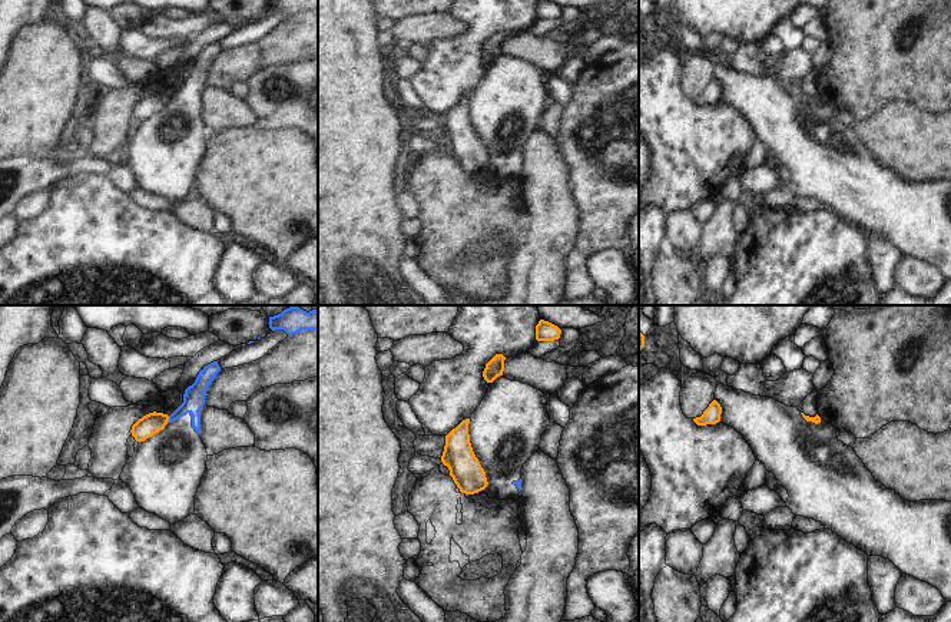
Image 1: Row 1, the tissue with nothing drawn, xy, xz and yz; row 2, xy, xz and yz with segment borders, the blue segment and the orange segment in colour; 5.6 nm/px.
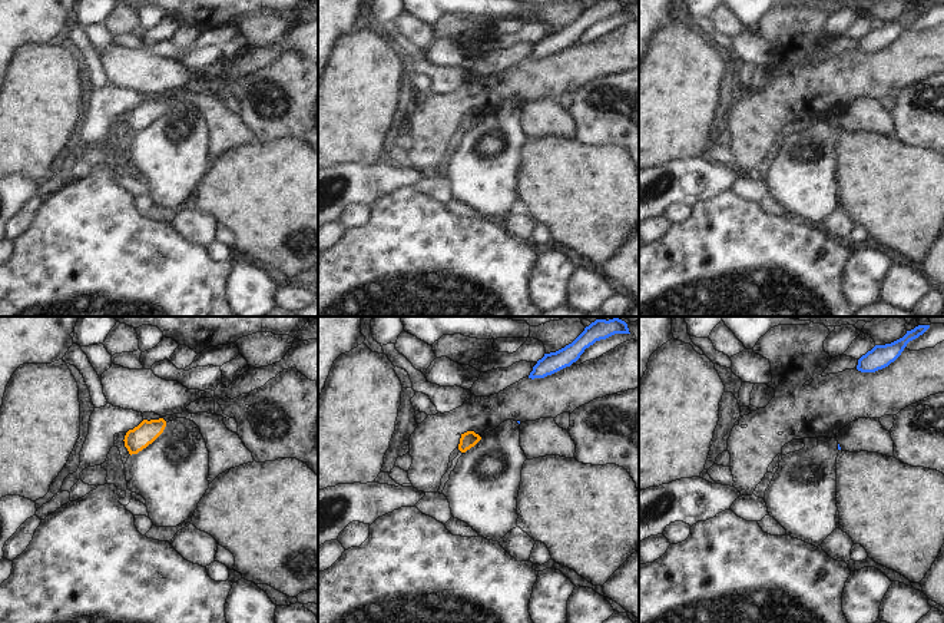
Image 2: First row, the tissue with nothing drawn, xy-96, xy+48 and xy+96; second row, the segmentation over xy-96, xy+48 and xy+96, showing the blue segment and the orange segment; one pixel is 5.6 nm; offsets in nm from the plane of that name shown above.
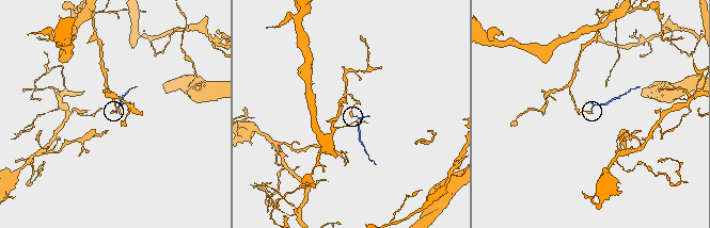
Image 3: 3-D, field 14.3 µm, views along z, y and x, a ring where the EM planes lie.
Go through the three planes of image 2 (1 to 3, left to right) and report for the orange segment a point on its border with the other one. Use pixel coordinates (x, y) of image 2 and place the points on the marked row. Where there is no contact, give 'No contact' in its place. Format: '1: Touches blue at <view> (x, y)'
1: No contact
2: No contact
3: No contact

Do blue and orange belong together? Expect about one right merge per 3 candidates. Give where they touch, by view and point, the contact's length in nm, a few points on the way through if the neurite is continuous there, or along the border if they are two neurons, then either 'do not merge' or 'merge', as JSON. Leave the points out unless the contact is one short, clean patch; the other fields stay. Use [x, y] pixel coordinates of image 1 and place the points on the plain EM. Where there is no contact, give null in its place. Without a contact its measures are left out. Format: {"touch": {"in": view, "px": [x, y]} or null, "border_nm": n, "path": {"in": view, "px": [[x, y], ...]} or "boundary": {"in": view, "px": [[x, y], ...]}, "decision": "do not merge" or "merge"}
{"touch": {"in": "xy", "px": [169, 98]}, "border_nm": 40, "boundary": {"in": "xy", "px": [[169, 95], [166, 101]]}, "decision": "do not merge"}

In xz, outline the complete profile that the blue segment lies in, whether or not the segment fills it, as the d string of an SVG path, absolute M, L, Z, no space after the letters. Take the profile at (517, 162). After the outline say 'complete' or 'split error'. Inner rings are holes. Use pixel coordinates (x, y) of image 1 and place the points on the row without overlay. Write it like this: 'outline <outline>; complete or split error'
outline M497 56L488 66L481 83L470 95L468 113L476 136L486 150L488 165L484 172L490 178L516 178L521 169L523 143L539 130L541 113L550 103L547 77L528 63Z; split error

